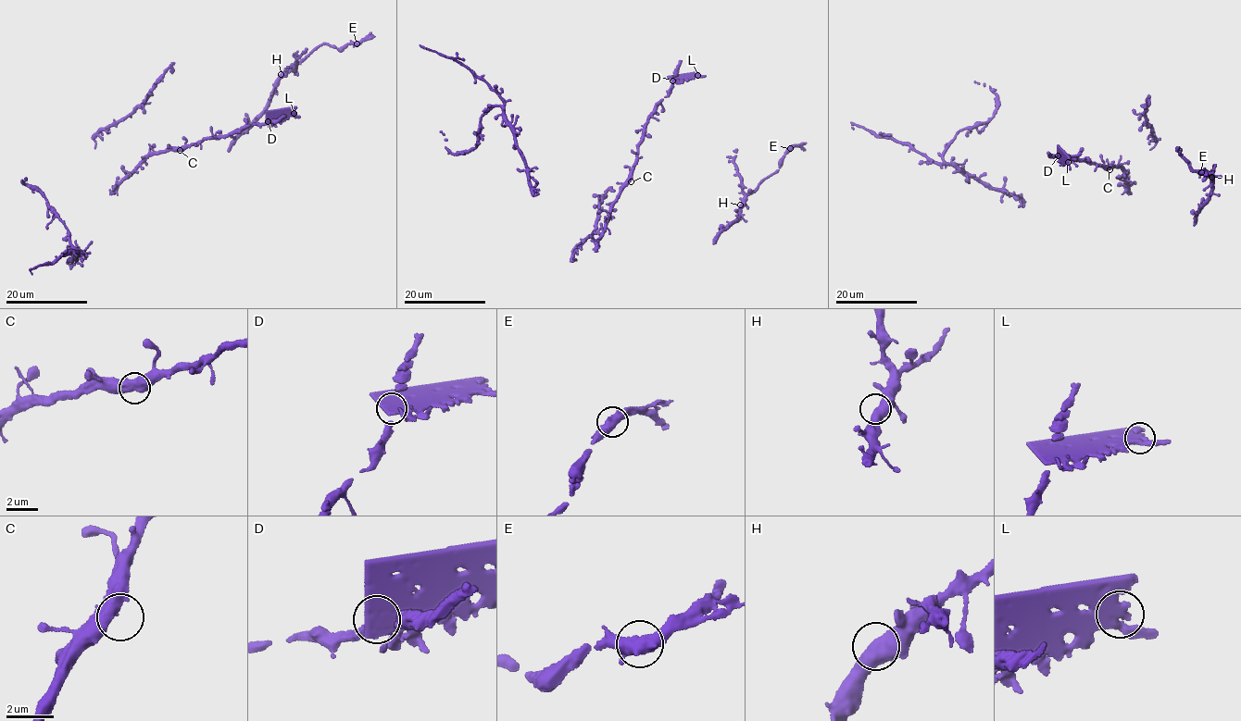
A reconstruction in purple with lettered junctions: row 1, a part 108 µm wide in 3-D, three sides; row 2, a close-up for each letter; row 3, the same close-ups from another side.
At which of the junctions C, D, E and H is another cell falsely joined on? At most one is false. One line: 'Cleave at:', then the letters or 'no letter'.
Cleave at: D

